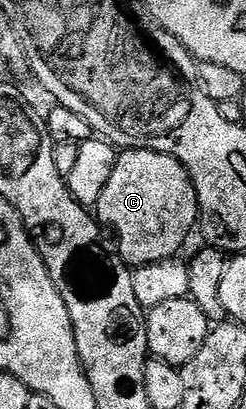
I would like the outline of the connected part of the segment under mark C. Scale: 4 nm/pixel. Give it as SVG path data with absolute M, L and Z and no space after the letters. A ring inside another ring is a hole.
M125 149L117 156L115 173L99 197L95 215L117 234L120 258L130 268L172 259L199 223L195 185L175 157L147 149Z

